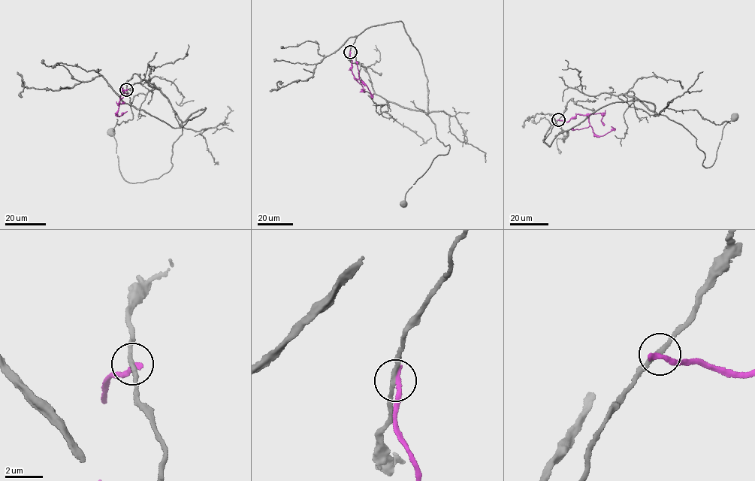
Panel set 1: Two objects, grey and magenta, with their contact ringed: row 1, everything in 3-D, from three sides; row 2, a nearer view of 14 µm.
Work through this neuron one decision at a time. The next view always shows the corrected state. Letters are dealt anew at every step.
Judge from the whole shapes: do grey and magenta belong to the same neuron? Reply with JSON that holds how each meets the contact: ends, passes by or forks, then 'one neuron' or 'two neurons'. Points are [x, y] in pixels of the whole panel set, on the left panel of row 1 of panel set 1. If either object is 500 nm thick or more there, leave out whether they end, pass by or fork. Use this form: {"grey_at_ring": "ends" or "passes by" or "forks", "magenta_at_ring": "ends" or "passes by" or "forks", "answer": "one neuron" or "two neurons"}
{"grey_at_ring": "passes by", "magenta_at_ring": "ends", "answer": "two neurons"}

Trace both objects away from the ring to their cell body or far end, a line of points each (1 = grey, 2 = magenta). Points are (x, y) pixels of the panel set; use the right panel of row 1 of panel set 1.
1: (559, 119), (543, 140), (549, 146), (611, 103), (653, 103), (696, 138), (706, 167), (734, 117)
2: (558, 119), (566, 122), (577, 114), (587, 115), (593, 131), (599, 136), (613, 129), (611, 126)

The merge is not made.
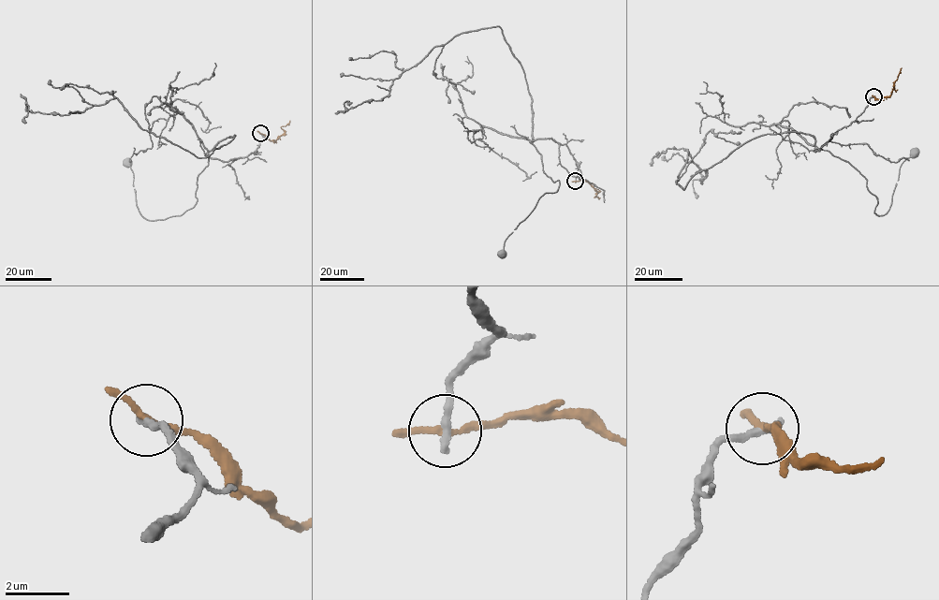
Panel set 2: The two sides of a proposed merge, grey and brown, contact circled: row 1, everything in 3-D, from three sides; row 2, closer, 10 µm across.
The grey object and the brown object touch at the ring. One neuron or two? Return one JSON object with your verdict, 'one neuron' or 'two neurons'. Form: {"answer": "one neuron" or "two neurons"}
{"answer": "two neurons"}

